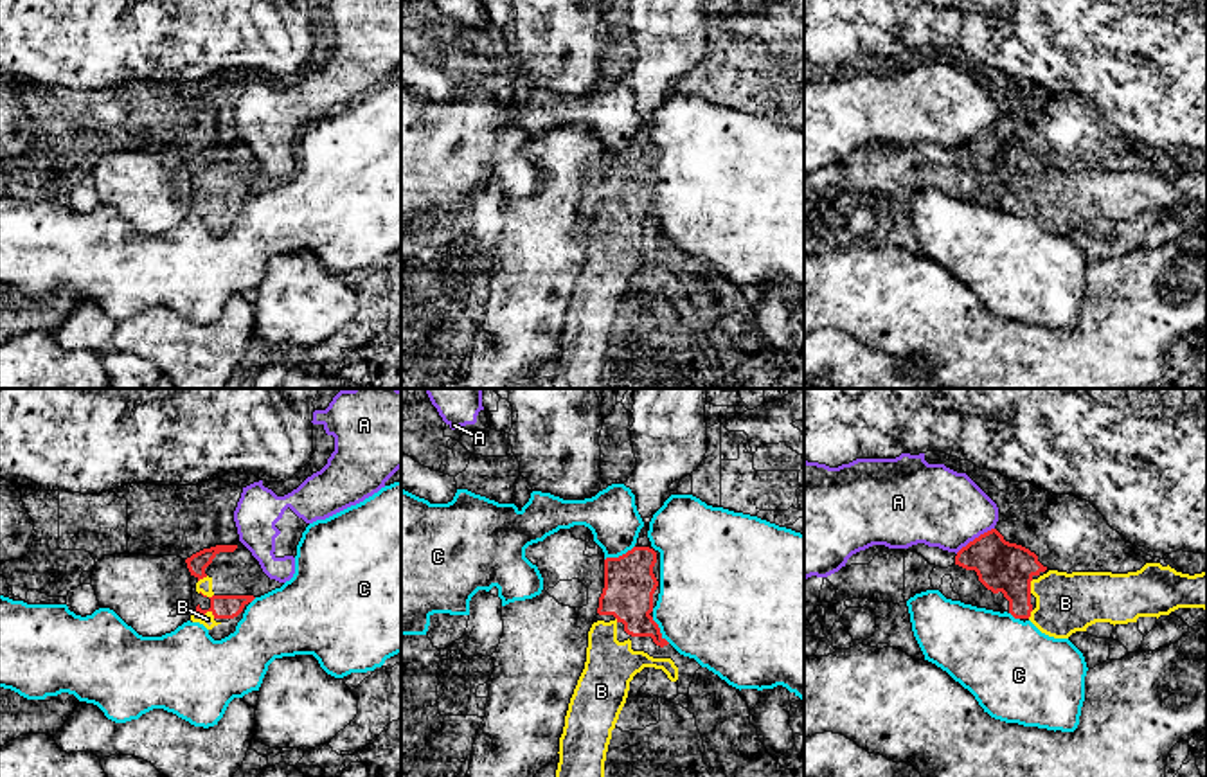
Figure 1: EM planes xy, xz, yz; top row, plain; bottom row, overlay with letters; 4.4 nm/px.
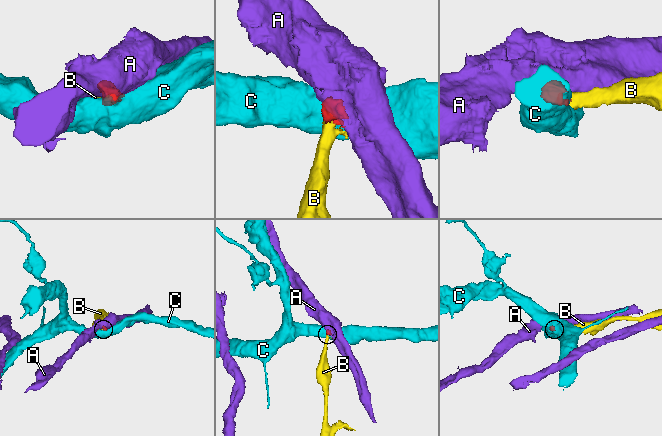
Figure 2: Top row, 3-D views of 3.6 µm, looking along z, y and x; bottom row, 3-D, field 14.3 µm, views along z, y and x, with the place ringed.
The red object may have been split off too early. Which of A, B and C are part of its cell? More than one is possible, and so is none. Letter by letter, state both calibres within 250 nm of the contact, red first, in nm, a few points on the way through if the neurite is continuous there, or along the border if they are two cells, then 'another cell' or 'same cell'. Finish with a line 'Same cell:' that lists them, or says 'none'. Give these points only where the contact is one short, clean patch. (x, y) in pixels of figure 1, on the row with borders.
A: 220/360 nm | another cell
B: 110/60 nm | across xy (223, 607), (205, 612), (207, 619) | same cell
C: 220/240 nm | another cell
Same cell: B

